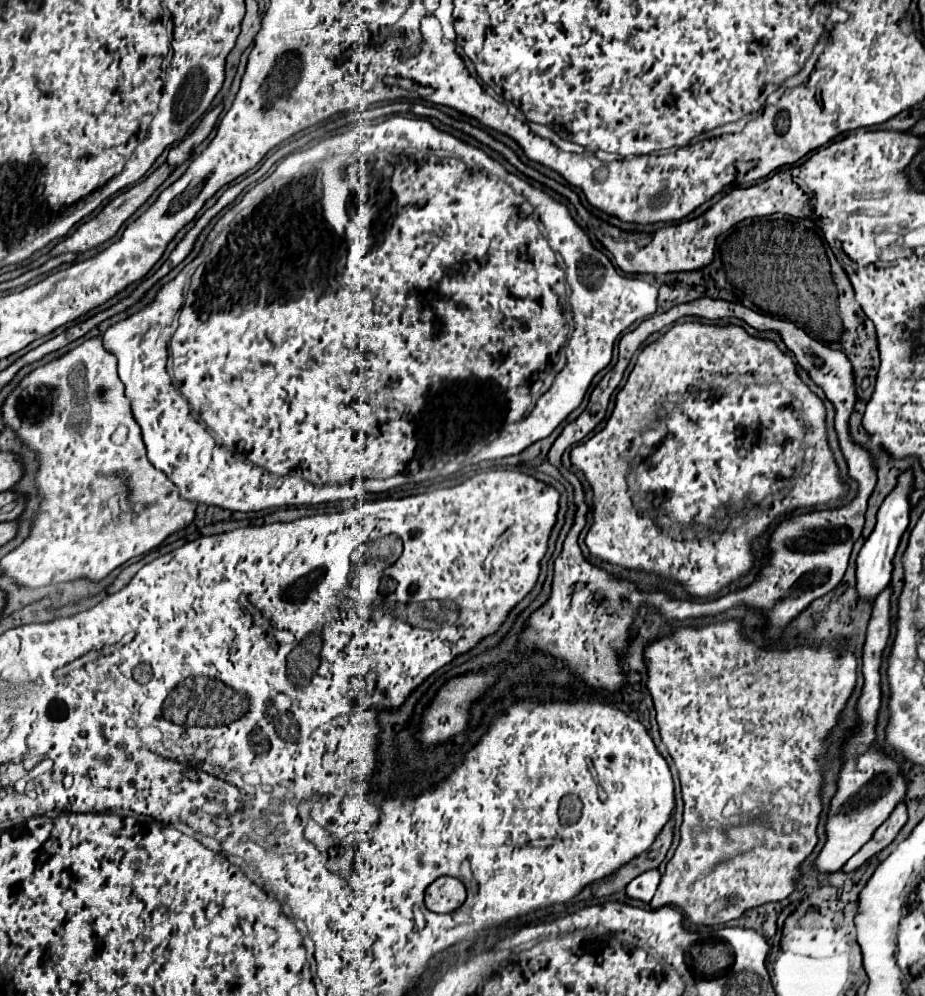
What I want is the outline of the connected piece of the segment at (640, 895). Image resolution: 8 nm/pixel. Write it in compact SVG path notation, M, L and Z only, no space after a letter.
M648 870L648 872L636 876L636 880L626 886L626 894L630 898L640 900L640 902L650 902L656 888L658 888L658 882L660 882L660 872L658 870Z

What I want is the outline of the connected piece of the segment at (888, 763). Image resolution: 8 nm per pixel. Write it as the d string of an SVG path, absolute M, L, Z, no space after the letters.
M886 588L884 592L878 594L870 624L868 624L868 636L864 644L864 656L862 656L864 690L858 700L862 726L860 726L860 732L854 734L844 746L844 770L840 774L838 792L832 798L828 822L826 822L828 840L816 858L816 868L820 872L840 870L872 838L878 826L884 824L884 820L892 814L892 810L900 802L904 802L904 796L906 796L906 776L902 776L900 764L894 758L888 758L886 754L868 756L880 750L866 750L866 748L872 748L876 740L874 730L876 730L876 720L878 720L878 710L880 710L880 700L882 700L878 662L882 662L882 652L888 646L888 638L890 638L890 596L892 596L892 588Z

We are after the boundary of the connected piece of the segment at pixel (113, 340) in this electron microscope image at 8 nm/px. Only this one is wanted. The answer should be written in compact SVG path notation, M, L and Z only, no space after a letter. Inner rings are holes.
M390 116L390 118L386 118L386 120L384 120L384 122L380 122L380 124L372 124L372 126L368 126L368 124L366 124L366 122L356 122L356 124L354 124L354 128L350 128L350 130L348 130L348 132L344 132L344 134L336 134L336 136L330 136L330 138L326 138L326 140L320 140L320 142L318 142L318 144L316 144L316 146L312 146L312 148L308 148L308 150L300 150L300 152L294 152L294 154L290 154L290 156L286 156L286 158L284 158L284 160L282 160L282 162L280 162L280 164L278 164L278 168L276 168L276 170L274 170L274 172L272 172L272 174L270 174L270 176L268 176L268 178L266 178L266 180L262 180L262 182L258 182L258 184L256 184L256 186L254 186L254 188L252 188L252 190L250 190L250 194L266 194L266 196L244 196L244 198L242 198L242 202L240 202L240 204L236 204L236 206L234 206L234 208L232 208L232 210L230 210L230 212L228 212L228 214L224 214L224 216L222 216L222 220L220 220L220 224L218 224L218 226L222 226L222 230L220 230L220 232L218 232L218 234L216 234L216 238L214 238L214 240L212 240L212 244L210 244L210 252L209 252L209 250L208 250L208 248L207 248L207 247L204 247L204 248L203 248L203 250L202 250L202 251L201 251L201 253L200 253L200 254L199 254L199 255L198 255L198 256L197 256L197 257L196 257L196 258L195 258L195 259L194 259L194 260L193 260L193 261L192 261L192 262L191 262L191 263L190 263L190 264L188 264L188 265L187 265L187 266L186 266L186 267L185 267L185 268L184 268L184 269L183 269L183 270L182 270L182 271L181 271L181 272L180 272L180 273L179 273L179 274L178 274L178 275L177 275L177 276L176 276L176 277L175 277L175 278L174 278L174 279L173 279L173 280L171 280L171 281L170 281L170 282L168 282L168 284L166 284L166 286L164 286L164 288L162 288L162 290L160 290L160 292L158 292L158 296L156 296L156 300L154 300L154 302L152 302L152 304L148 304L148 306L146 306L146 308L142 308L142 310L140 310L140 312L138 312L138 314L134 314L134 316L130 316L130 318L126 318L126 320L122 320L122 322L118 322L118 324L114 324L114 326L110 326L110 328L108 328L108 330L106 330L106 332L104 332L104 336L102 336L102 344L104 344L104 348L106 348L106 350L108 350L108 352L110 352L110 354L114 354L114 356L116 356L116 360L118 360L118 376L120 376L120 380L122 380L122 382L124 382L124 386L126 386L126 396L128 396L128 398L130 398L130 404L132 404L132 414L134 414L134 420L136 420L136 422L138 422L138 426L140 426L140 430L142 430L142 440L144 440L144 444L146 444L146 450L148 450L148 460L150 460L150 462L152 462L152 466L154 466L154 468L158 468L158 470L162 470L162 472L164 472L164 474L166 474L166 476L168 476L168 478L170 478L170 480L172 480L172 482L174 482L174 484L176 484L176 486L178 486L178 490L180 490L180 496L182 496L182 498L184 498L184 500L190 500L190 502L196 502L196 504L212 504L212 506L220 506L220 508L224 508L224 510L232 510L232 512L260 512L260 510L266 510L266 508L278 508L278 506L314 506L314 504L322 504L322 502L336 502L336 500L344 500L344 498L348 498L348 496L350 496L350 492L338 492L338 488L340 488L340 486L342 486L342 484L348 484L348 482L364 482L364 480L386 480L386 478L390 478L390 476L400 476L400 474L402 474L402 476L408 476L408 482L414 482L414 484L416 484L416 482L424 482L424 480L432 480L432 478L436 478L436 476L446 476L446 474L452 474L452 472L456 472L456 470L458 470L458 468L460 468L460 466L468 466L468 464L476 464L476 462L482 462L482 460L494 460L494 458L504 458L504 456L512 456L512 454L520 454L520 452L522 452L522 450L526 450L526 448L528 448L528 446L530 446L530 444L534 444L534 442L538 442L538 440L542 440L542 438L546 438L546 436L550 436L550 434L552 434L552 432L554 432L554 430L556 430L556 428L558 428L558 426L560 426L560 422L562 422L562 420L564 420L564 418L566 418L566 416L568 416L568 414L570 414L570 412L572 412L572 410L574 410L574 408L578 408L578 406L580 406L580 402L582 402L582 398L584 398L584 394L586 394L586 390L588 390L588 386L590 386L590 382L592 382L592 378L594 378L594 376L596 376L596 374L598 374L598 372L600 372L600 370L602 370L602 368L606 368L606 366L608 366L608 364L610 364L610 360L612 360L612 348L614 348L614 342L616 342L616 338L618 338L618 336L620 336L620 334L622 334L622 332L624 332L624 330L626 330L626 328L630 328L630 326L632 326L632 324L634 324L634 322L636 322L636 320L644 320L644 318L648 318L648 316L652 316L652 314L654 314L654 312L656 312L656 296L658 296L658 290L656 290L656 288L654 288L654 286L652 286L652 284L648 284L648 282L644 282L644 280L640 280L640 278L636 278L636 276L622 276L622 274L620 274L620 270L618 270L618 268L614 268L614 264L612 264L612 262L610 262L610 260L608 260L608 256L606 256L606 254L604 254L604 252L600 252L600 250L594 250L594 246L592 246L592 242L590 242L590 238L588 238L588 234L586 234L586 232L584 232L584 230L582 230L582 228L580 228L580 226L578 226L578 224L576 224L576 222L574 222L574 220L572 220L572 216L570 216L570 212L568 212L568 208L566 208L566 206L564 206L564 204L558 204L558 202L556 202L556 200L552 200L552 198L550 198L550 196L548 196L548 194L544 194L544 192L542 192L542 190L536 190L536 188L532 188L532 186L530 186L530 184L528 184L528 182L524 182L524 180L520 180L520 178L518 178L518 176L514 176L514 174L508 174L508 172L506 172L506 170L504 170L504 168L502 168L502 166L500 166L500 164L498 164L498 162L496 162L496 160L492 160L492 158L490 158L490 156L488 156L488 154L484 154L484 152L482 152L482 150L480 150L480 148L474 148L474 146L470 146L470 144L466 144L466 142L462 142L462 140L458 140L458 138L454 138L454 136L450 136L450 134L448 134L448 132L440 132L440 130L436 130L436 128L434 128L434 126L432 126L432 124L430 124L430 122L428 122L428 120L424 120L424 118L416 118L416 116ZM338 222L340 222L340 228L342 228L342 248L340 248L340 234L338 234L338 232L336 232L336 230L334 230L334 228L338 228ZM566 304L570 304L570 312L572 312L572 316L574 316L574 330L572 330L572 334L570 334L570 340L568 340L568 332L570 332L570 330L568 330L568 322L566 322L566 316L564 316L564 312L566 312ZM178 310L180 310L180 316L178 316L178 328L176 328L176 330L174 330L174 326L172 326L172 322L174 322L174 316L176 316L176 312L178 312ZM566 340L568 340L568 354L566 354L566 356L568 356L568 360L566 360L566 364L564 364L564 368L562 368L562 370L560 370L560 372L558 372L558 374L556 374L556 378L554 378L554 380L552 380L552 384L550 384L550 388L548 388L548 390L546 390L546 392L542 392L542 386L544 386L544 372L546 372L546 366L548 366L548 364L550 364L550 352L560 352L560 348L562 348L562 346L564 346L564 344L566 344ZM170 356L172 356L172 374L174 374L174 384L172 384L172 378L170 378L170 374L168 374L168 358L170 358ZM432 434L434 434L434 450L432 450L432 446L430 446L430 442L428 442L428 440L426 440L426 436L432 436Z

